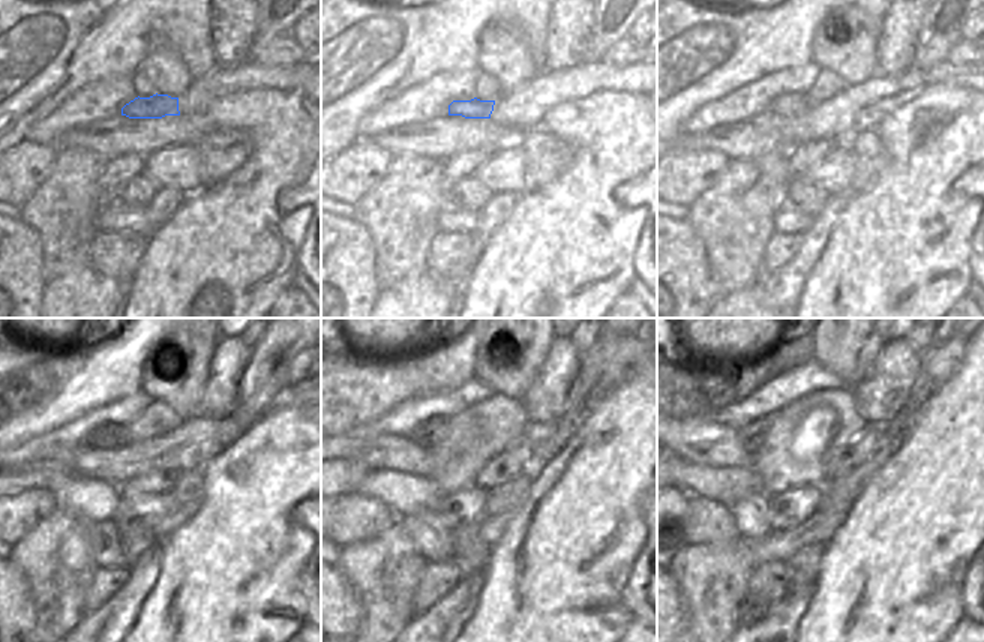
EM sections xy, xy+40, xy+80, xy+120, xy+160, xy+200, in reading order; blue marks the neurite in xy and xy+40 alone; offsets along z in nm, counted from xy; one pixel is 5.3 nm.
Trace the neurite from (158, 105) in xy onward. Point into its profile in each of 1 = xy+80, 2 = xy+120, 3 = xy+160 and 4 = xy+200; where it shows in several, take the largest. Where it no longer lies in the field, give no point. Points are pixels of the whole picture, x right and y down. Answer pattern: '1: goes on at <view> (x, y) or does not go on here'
1: goes on at xy+80 (788, 105)
2: goes on at xy+120 (110, 435)
3: goes on at xy+160 (426, 434)
4: goes on at xy+200 (752, 435)

